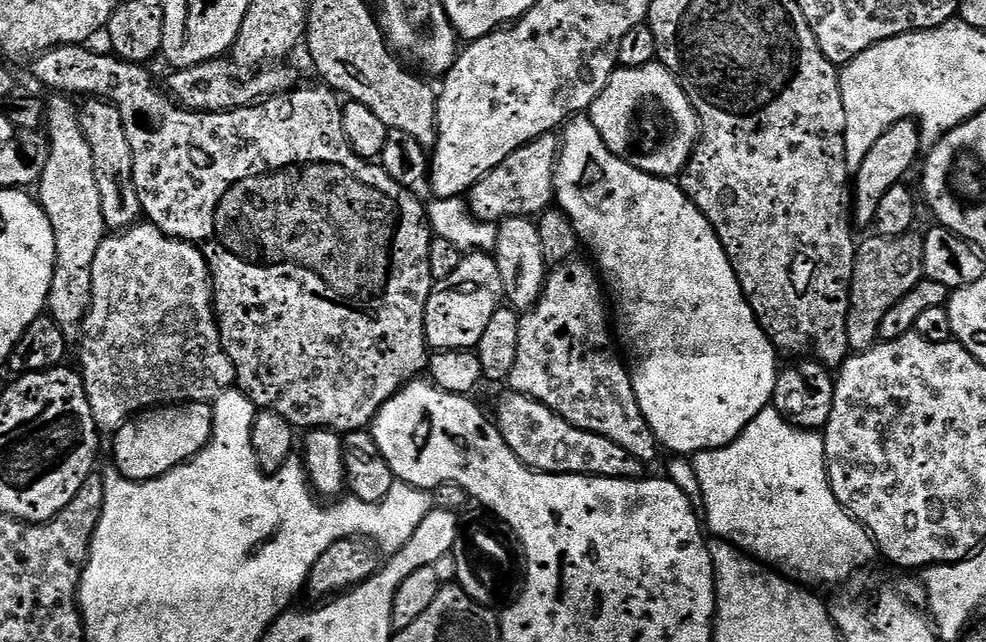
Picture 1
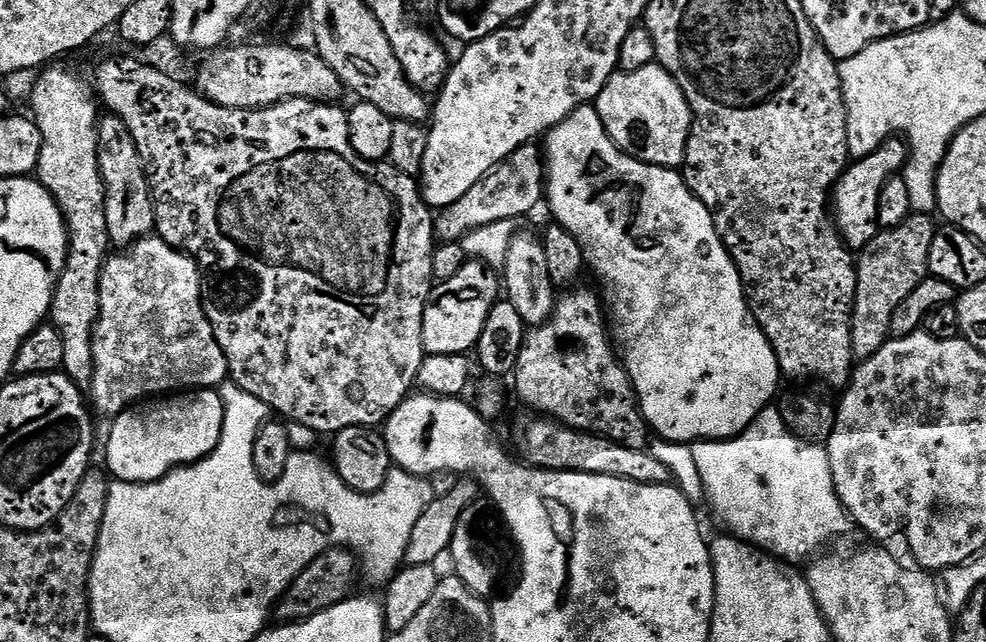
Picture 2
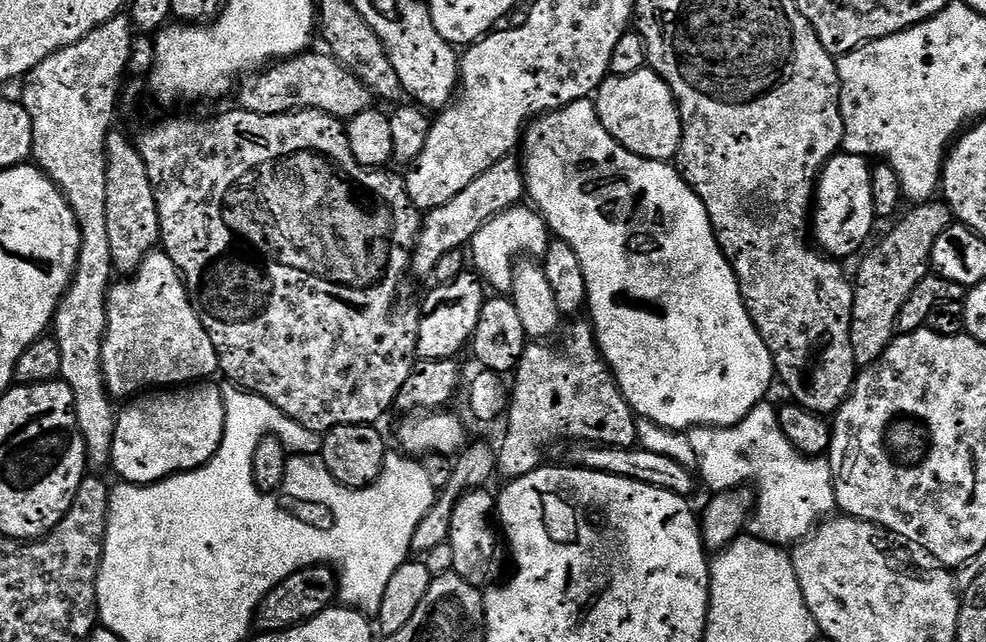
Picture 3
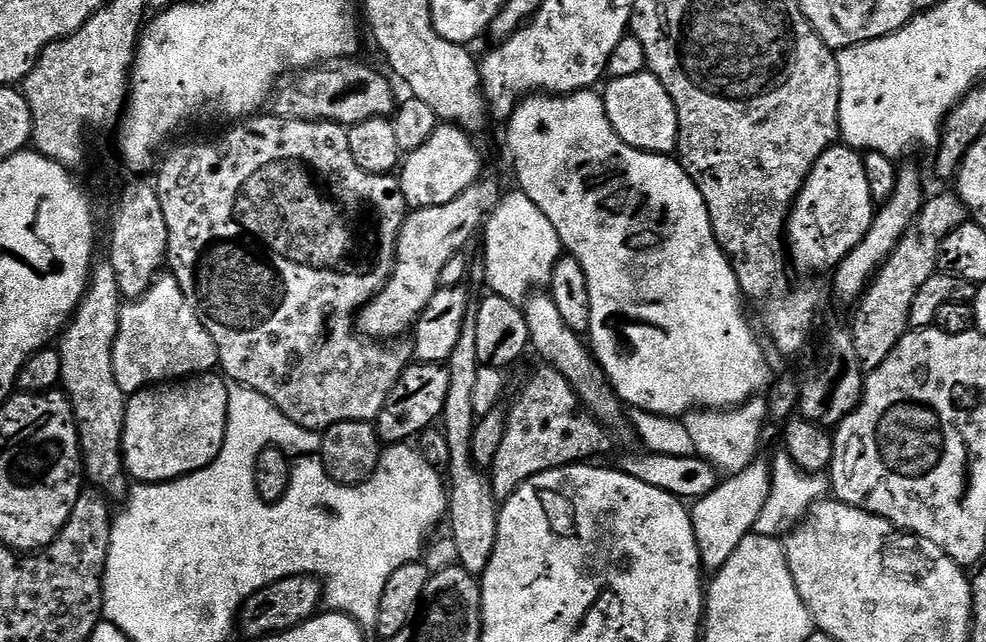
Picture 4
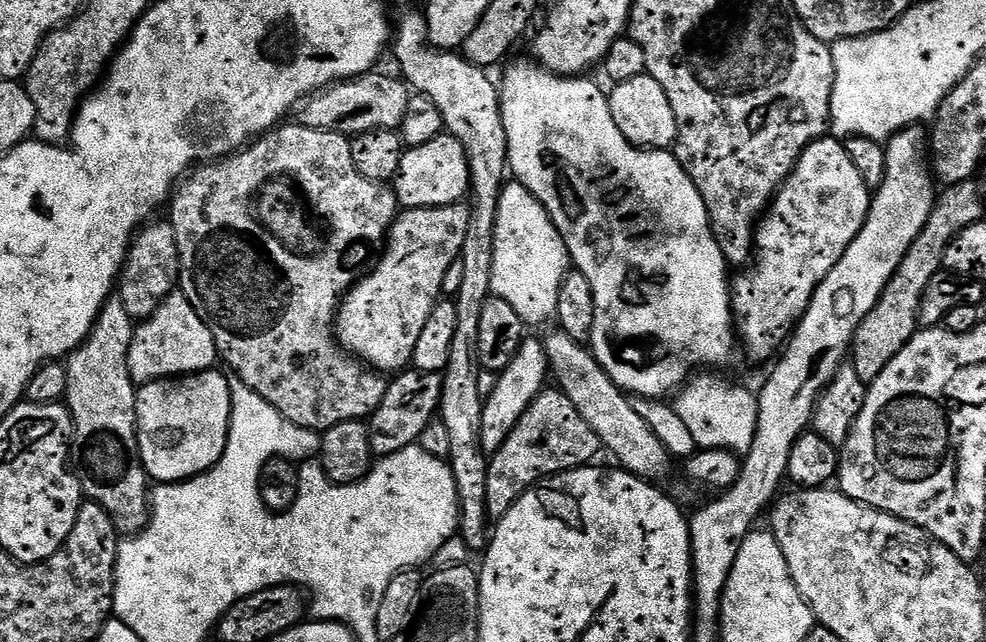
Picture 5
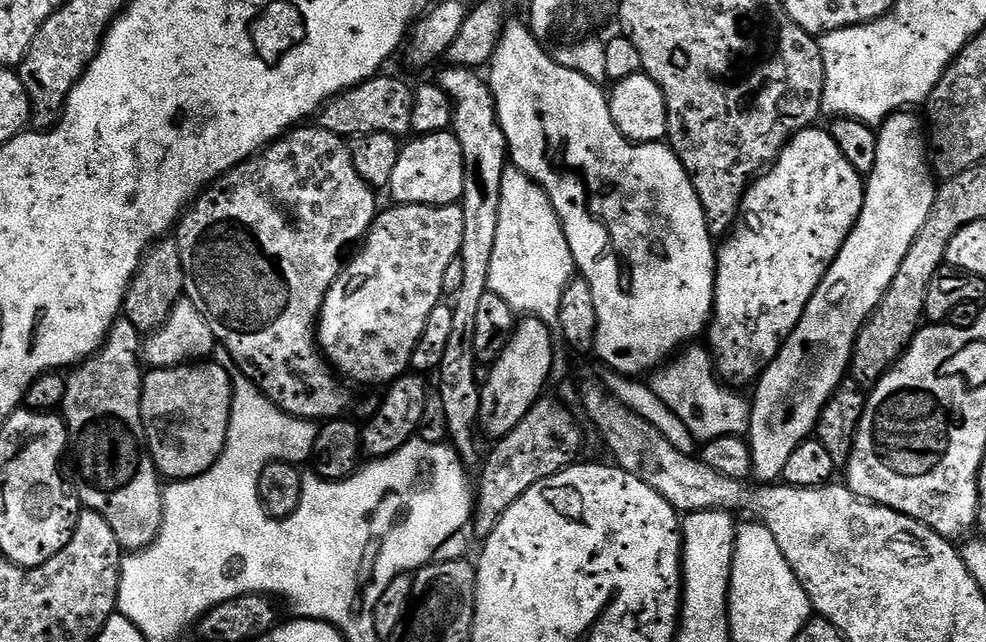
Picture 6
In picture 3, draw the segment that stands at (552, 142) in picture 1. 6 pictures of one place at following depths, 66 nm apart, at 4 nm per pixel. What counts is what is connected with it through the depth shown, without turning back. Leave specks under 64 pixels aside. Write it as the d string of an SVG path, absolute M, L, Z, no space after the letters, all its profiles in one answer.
M509 154L503 160L499 160L490 170L486 170L462 194L450 198L446 206L438 206L431 209L423 217L420 226L420 239L416 241L416 250L412 254L413 273L417 272L425 278L431 277L434 266L438 266L439 260L450 250L464 248L471 245L473 238L498 214L502 214L508 208L515 208L525 199L526 183L524 181L524 169L521 161L515 155Z

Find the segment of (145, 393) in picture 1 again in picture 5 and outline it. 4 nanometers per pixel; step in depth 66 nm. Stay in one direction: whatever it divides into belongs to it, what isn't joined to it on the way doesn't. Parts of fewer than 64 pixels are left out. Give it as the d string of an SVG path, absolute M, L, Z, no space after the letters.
M179 290L167 296L147 320L135 325L128 351L128 369L133 384L137 386L155 380L188 376L191 372L207 372L217 360L214 334L210 334L206 322L198 318L194 306L190 306L190 302Z

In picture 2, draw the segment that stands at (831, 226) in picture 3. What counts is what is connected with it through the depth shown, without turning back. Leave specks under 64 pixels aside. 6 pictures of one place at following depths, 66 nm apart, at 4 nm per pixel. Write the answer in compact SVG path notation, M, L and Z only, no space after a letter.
M889 138L878 150L869 156L861 156L849 163L836 181L836 187L830 196L830 204L834 209L834 223L840 237L849 249L862 250L876 237L878 225L878 198L882 194L882 186L889 176L899 173L908 159L908 145L903 139Z

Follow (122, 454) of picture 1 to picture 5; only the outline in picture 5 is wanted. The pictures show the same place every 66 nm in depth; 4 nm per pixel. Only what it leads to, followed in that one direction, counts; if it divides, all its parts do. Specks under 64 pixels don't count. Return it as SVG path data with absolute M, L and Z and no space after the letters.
M216 371L191 372L188 376L177 376L170 380L155 380L149 384L139 385L136 394L136 437L140 443L140 461L144 463L144 469L148 471L148 475L153 481L160 484L174 484L182 480L191 480L193 476L201 476L204 472L208 472L222 458L228 441L228 424L232 420L232 395L228 385L228 376Z

